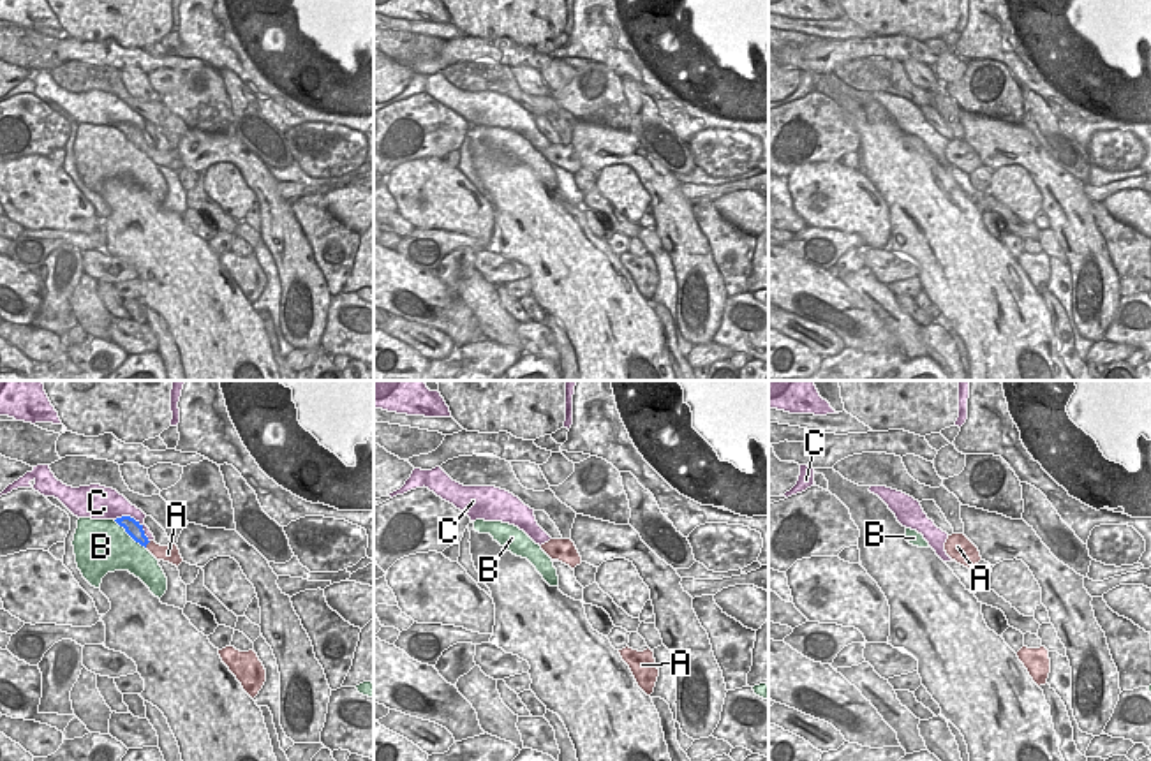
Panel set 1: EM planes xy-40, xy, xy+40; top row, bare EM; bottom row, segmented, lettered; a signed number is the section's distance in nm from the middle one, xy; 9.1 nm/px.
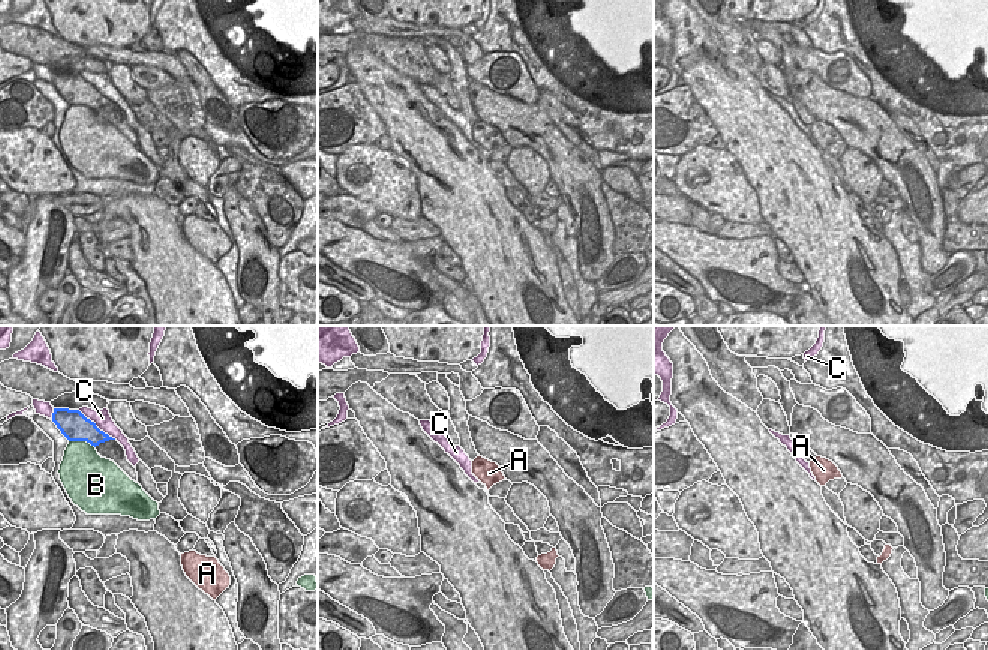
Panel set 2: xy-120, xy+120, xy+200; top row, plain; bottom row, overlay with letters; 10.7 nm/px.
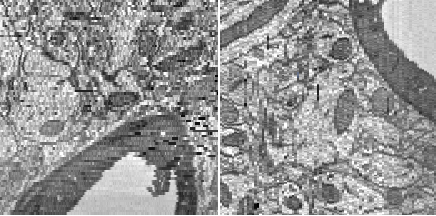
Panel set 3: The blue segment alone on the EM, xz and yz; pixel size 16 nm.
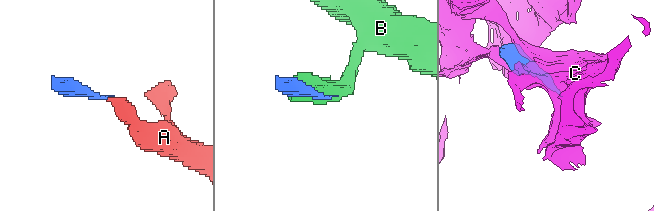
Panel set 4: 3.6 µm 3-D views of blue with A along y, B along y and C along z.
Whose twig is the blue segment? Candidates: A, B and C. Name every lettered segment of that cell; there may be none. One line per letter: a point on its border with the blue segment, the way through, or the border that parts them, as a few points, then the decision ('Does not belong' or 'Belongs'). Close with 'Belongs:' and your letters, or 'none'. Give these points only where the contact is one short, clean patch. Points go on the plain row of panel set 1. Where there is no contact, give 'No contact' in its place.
A: Touches blue at xy-40 (147, 148). Path across: xy-40 (133, 132), (147, 148), (168, 159). Belongs
B: Touches blue at xy-40 (129, 140). Does not belong
C: Touches blue at xy-40 (136, 127). Does not belong
Belongs: A.

